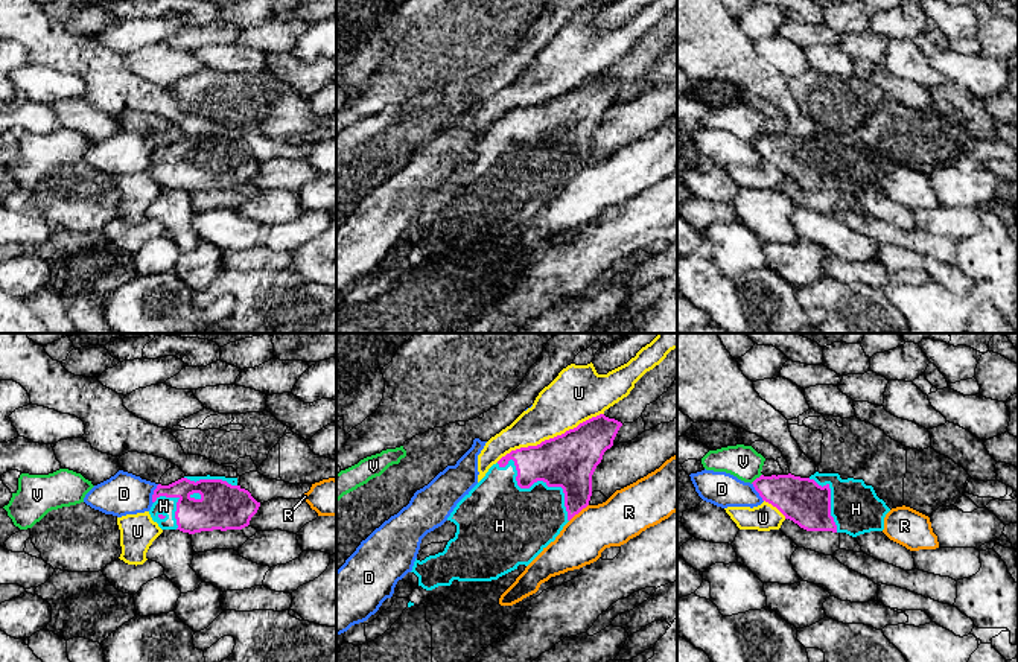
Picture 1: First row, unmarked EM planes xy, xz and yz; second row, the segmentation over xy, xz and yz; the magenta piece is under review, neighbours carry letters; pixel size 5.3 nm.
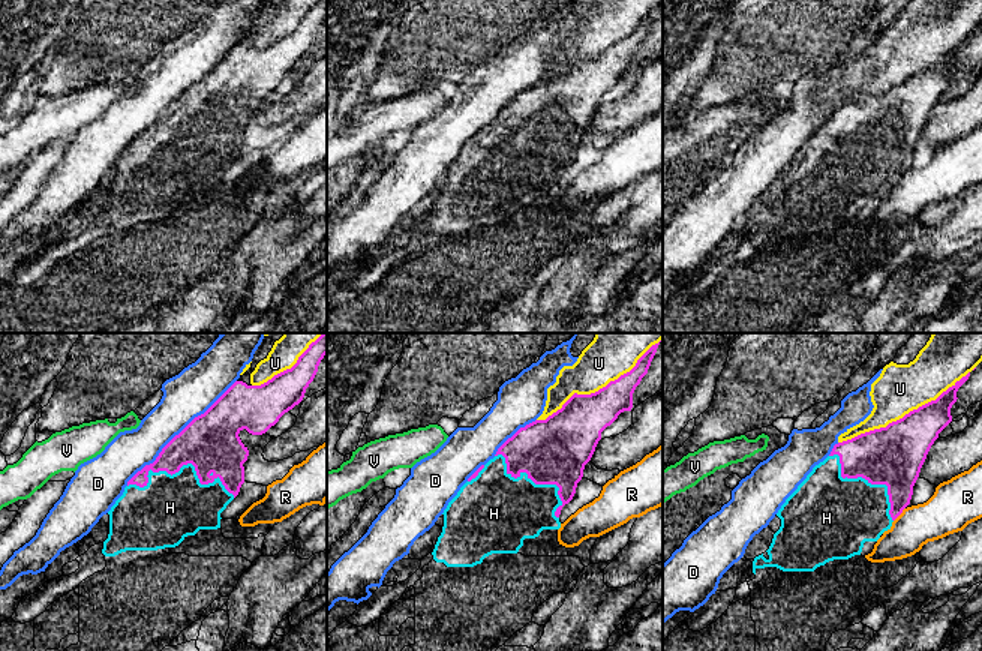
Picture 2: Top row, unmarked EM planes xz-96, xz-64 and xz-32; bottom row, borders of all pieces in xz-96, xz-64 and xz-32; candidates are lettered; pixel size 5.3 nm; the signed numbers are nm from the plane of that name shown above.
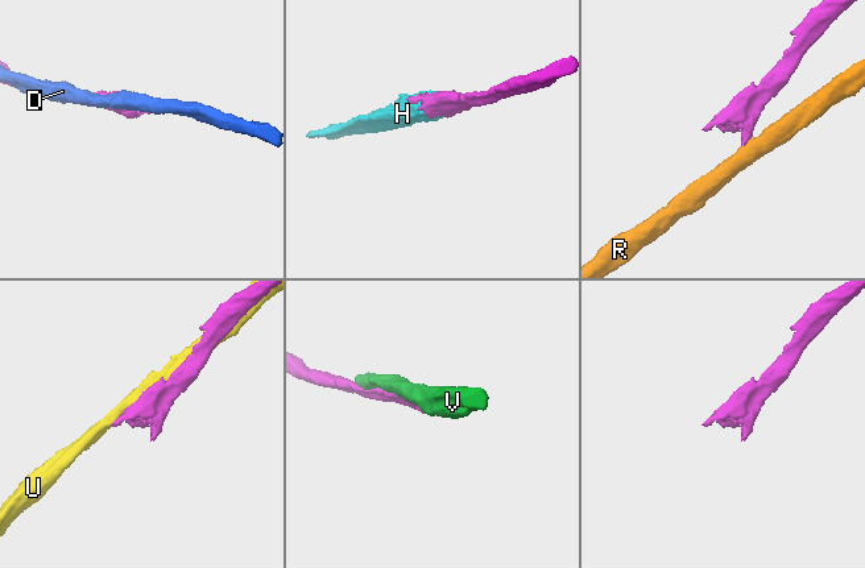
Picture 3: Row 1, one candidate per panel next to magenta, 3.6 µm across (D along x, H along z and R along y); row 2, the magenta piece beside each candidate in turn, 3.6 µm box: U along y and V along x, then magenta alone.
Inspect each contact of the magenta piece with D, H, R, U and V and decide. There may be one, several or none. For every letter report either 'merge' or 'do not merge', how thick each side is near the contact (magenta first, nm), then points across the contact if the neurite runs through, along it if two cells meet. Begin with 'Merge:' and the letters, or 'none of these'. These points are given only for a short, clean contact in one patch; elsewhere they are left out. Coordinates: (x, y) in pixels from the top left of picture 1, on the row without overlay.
Merge: H
D: do not merge | 180/220 nm
H: merge | 280/380 nm
R: do not merge | 240/240 nm | along xz (588, 163), (569, 180)
U: do not merge | 280/280 nm
V: do not merge | 220/180 nm

